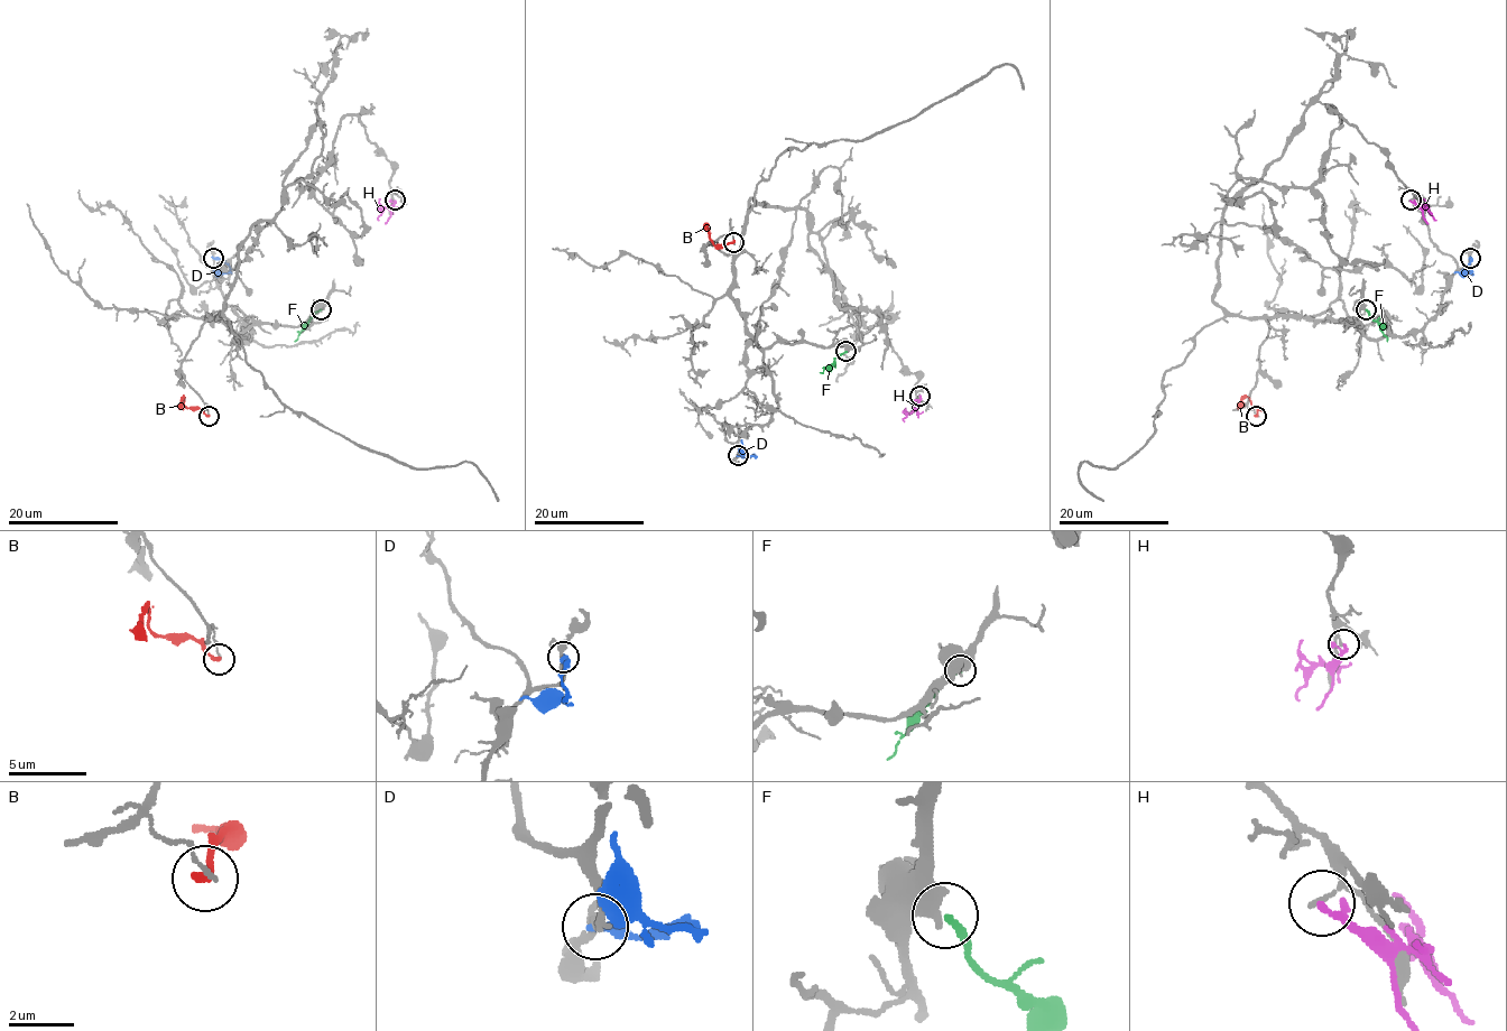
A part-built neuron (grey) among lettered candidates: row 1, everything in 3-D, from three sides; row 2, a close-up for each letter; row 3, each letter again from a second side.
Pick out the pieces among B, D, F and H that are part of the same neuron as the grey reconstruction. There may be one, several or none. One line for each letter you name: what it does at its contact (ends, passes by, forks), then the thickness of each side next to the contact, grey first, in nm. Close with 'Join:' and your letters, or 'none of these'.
Join: none of these

